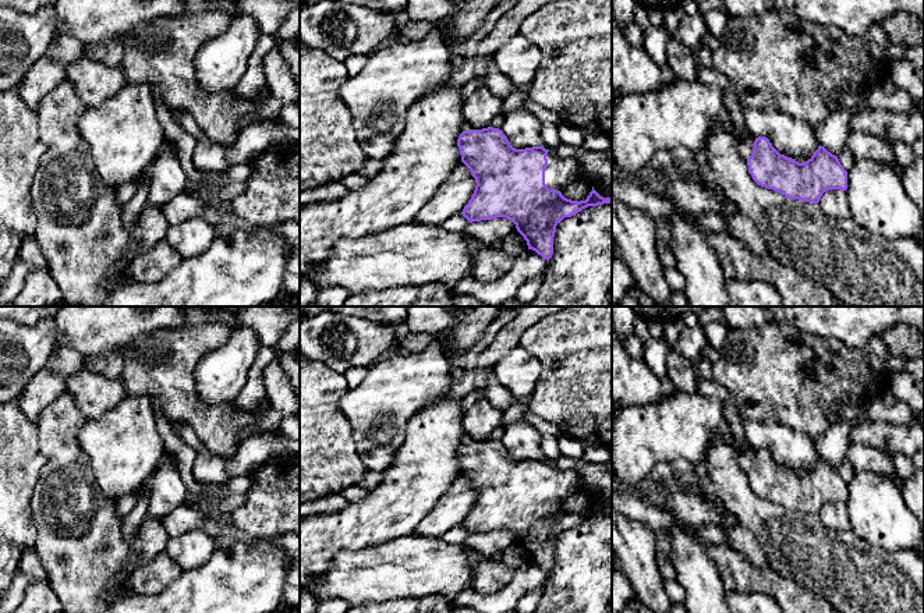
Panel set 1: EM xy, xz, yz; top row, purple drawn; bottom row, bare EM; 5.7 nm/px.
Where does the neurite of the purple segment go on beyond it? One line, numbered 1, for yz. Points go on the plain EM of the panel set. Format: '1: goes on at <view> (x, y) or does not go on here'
1: does not go on here

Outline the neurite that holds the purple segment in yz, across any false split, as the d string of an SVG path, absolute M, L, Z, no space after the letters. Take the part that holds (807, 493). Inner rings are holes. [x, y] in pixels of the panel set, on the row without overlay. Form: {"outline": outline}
{"outline": "M765 449L754 453L751 468L747 471L753 492L789 511L818 515L829 502L847 502L847 483L838 468L818 458L804 475L780 467Z"}

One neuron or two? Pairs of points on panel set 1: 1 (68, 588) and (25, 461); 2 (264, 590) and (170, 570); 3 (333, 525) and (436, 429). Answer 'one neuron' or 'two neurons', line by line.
1: two neurons
2: two neurons
3: one neuron

